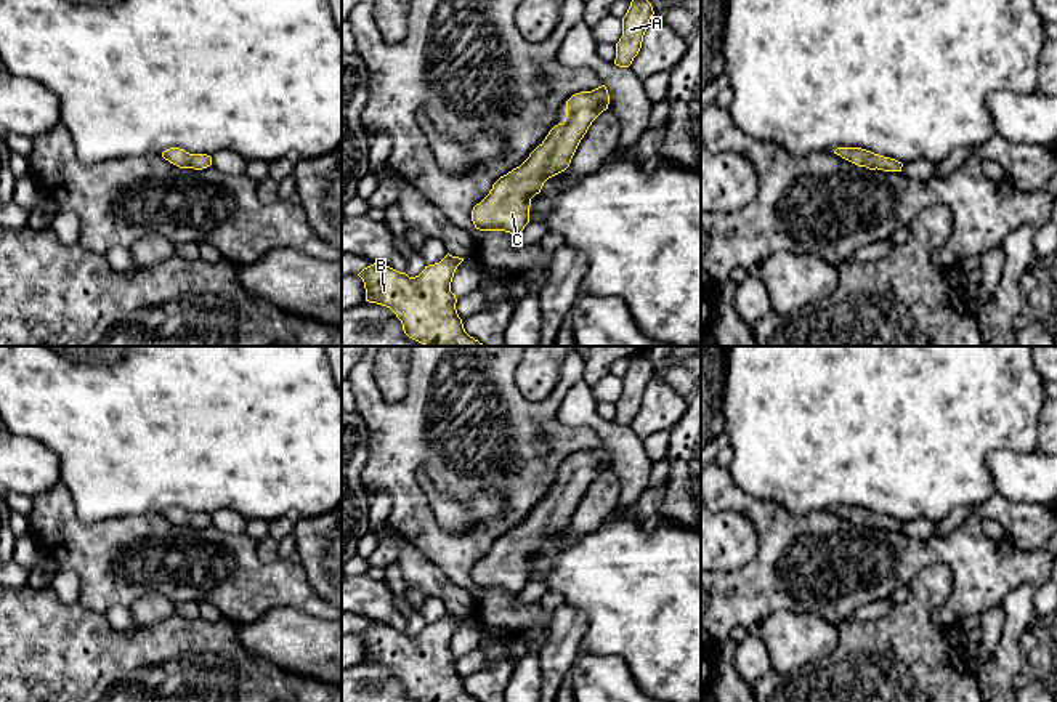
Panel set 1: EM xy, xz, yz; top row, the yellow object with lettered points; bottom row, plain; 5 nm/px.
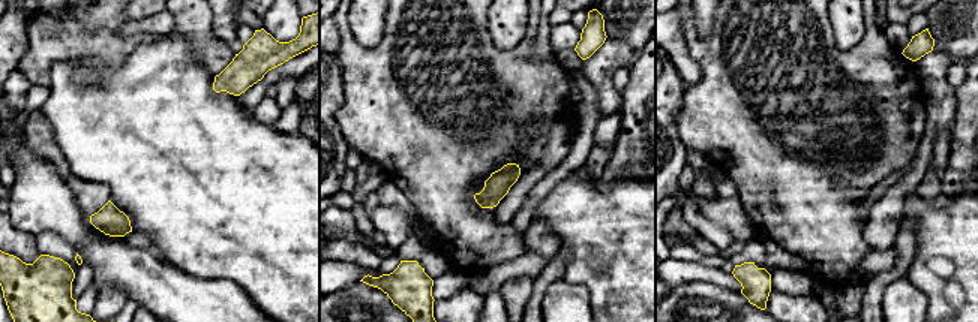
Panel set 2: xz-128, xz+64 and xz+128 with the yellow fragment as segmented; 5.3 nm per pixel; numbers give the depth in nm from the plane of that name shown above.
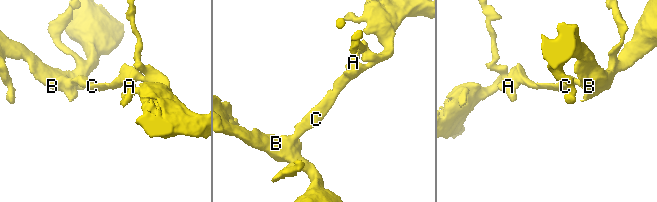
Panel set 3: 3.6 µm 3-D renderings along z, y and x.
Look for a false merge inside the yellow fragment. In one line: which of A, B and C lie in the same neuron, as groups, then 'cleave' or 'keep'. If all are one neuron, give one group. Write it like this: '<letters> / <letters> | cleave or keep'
A B C | keep

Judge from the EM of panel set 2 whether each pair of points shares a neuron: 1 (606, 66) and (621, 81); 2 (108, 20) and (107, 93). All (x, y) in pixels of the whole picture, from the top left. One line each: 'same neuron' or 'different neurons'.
1: different neurons
2: different neurons

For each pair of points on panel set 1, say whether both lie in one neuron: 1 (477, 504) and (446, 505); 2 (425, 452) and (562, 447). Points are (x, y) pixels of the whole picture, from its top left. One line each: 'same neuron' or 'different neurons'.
1: same neuron
2: same neuron

